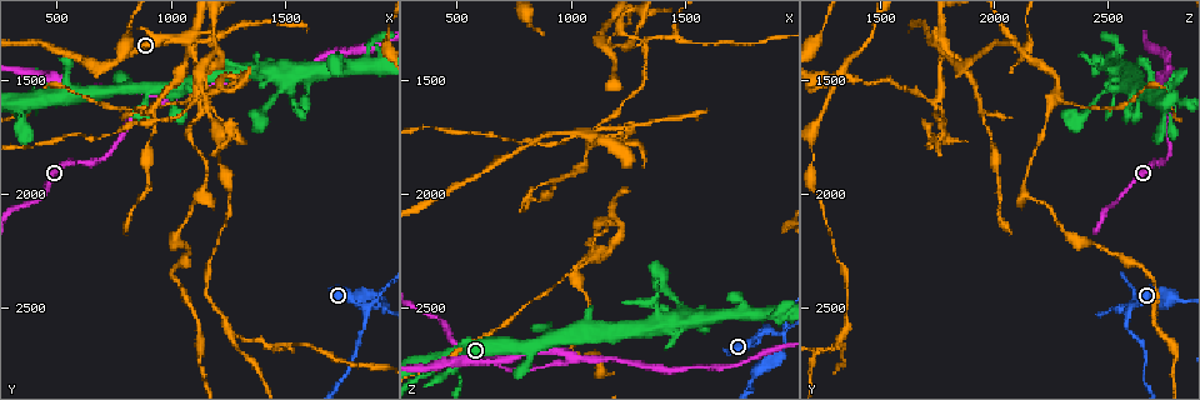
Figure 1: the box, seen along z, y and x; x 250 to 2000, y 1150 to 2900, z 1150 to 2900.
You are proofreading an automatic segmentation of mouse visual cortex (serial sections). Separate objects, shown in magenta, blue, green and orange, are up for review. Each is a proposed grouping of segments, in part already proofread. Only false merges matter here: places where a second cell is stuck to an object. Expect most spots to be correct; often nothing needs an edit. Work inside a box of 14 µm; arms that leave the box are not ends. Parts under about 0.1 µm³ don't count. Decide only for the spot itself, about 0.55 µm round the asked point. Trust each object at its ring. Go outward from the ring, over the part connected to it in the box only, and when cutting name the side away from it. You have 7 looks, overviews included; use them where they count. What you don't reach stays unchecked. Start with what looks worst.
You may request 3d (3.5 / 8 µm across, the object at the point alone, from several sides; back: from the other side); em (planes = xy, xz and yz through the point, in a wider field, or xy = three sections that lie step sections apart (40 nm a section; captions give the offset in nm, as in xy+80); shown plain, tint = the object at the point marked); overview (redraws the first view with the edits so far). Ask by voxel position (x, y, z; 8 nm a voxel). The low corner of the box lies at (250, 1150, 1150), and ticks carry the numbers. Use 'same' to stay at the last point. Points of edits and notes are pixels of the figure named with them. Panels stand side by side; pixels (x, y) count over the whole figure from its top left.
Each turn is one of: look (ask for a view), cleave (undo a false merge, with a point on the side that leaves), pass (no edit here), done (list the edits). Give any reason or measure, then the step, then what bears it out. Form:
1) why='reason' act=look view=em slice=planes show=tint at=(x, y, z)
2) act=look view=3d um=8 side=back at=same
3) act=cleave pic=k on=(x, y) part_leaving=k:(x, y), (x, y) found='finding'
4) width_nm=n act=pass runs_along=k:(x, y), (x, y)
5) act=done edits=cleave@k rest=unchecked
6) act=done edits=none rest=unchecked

why='sharp bend' act=look view=3d um=3.5 at=(1100, 1300, 1760)

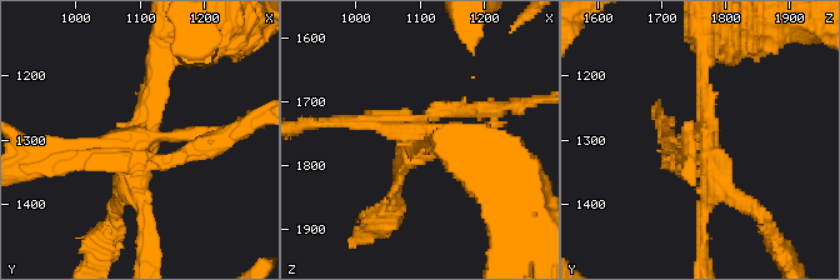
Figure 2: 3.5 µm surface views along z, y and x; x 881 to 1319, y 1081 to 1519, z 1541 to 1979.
why='need the tissue' act=look view=em slice=planes show=tint at=(1095, 1305, 1755)

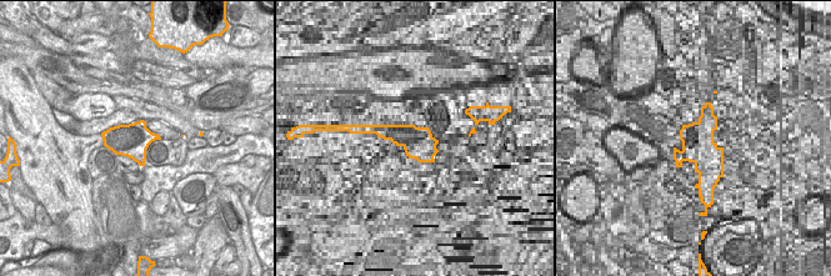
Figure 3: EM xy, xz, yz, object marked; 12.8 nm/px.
act=look view=em slice=xy step=2 show=tint at=same

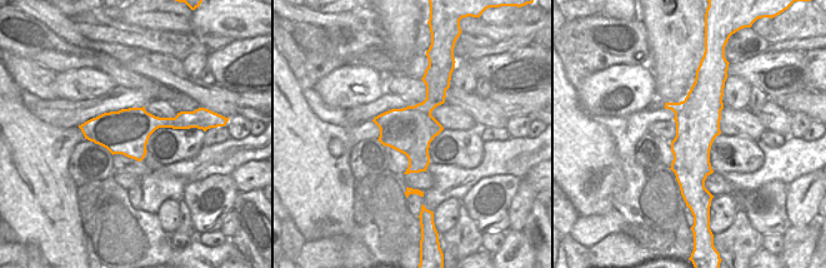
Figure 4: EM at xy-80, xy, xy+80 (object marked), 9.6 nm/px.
act=cleave pic=2 on=(144, 201) found='a second cell is stuck on'

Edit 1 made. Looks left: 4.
act=look view=overview

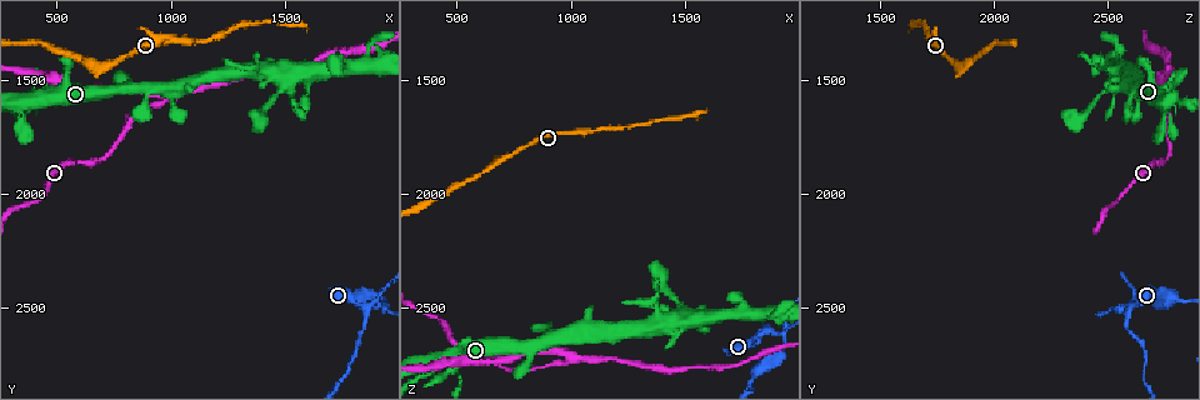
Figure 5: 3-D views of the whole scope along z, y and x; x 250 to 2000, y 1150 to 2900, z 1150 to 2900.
why='sharp bend' act=look view=3d um=3.5 at=(990, 1570, 2730)

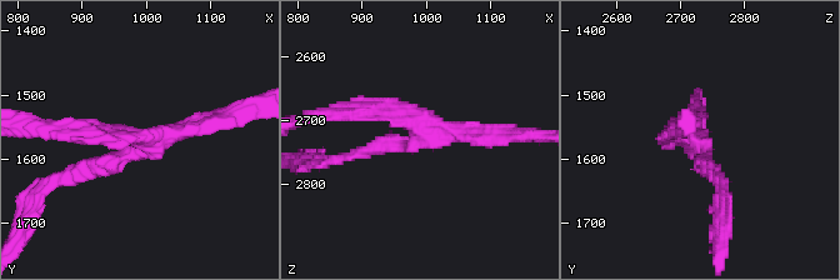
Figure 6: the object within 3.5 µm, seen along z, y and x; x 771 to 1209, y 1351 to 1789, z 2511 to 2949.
arms=3 arm_widths_nm=200,200,200 why='need the tissue' act=look view=em slice=xy step=2 show=tint at=(1000, 1570, 2725)

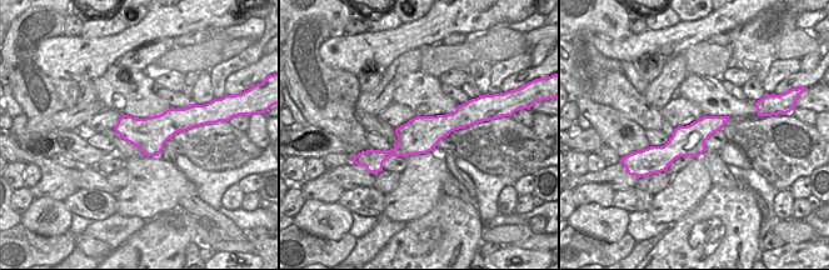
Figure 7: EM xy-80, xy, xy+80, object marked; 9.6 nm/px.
act=pass runs_along=7:(472, 118), (428, 130), (396, 151), (370, 153) found='one cell here'

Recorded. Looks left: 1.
act=done edits=cleave@2 rest=unchecked

